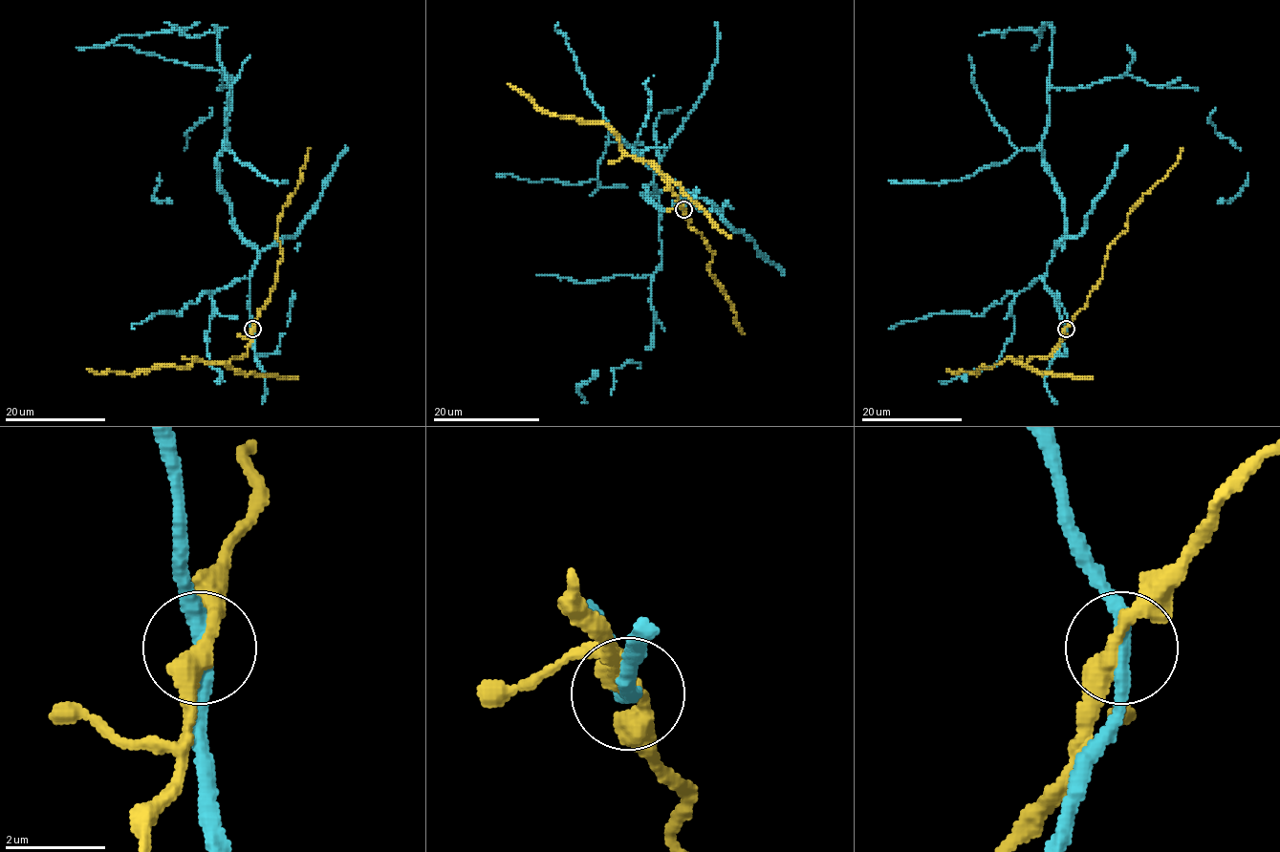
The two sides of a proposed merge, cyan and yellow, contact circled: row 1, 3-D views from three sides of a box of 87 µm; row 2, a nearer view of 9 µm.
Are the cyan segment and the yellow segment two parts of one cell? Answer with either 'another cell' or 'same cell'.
another cell

